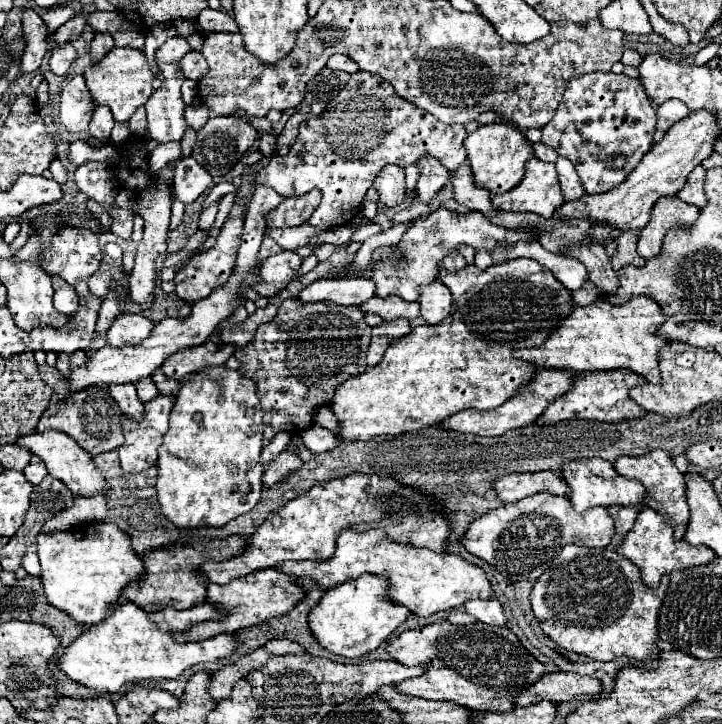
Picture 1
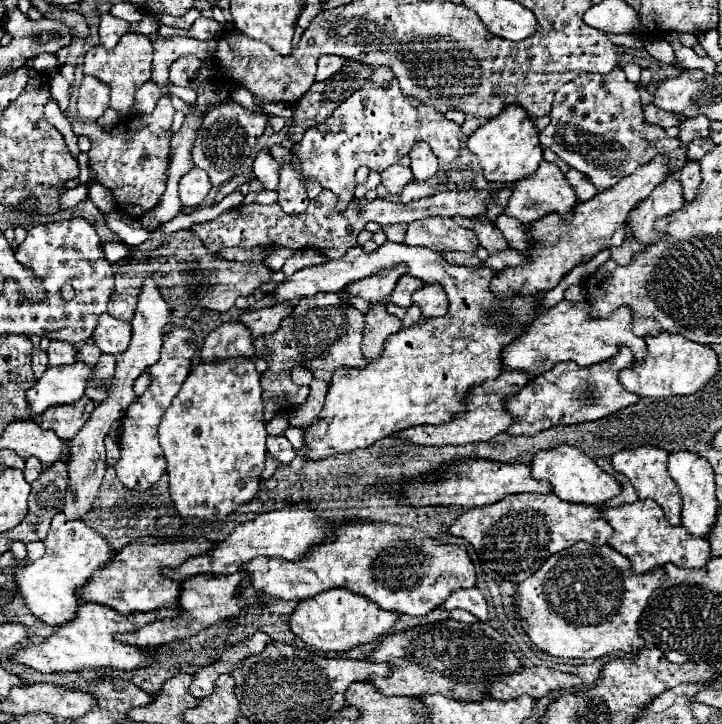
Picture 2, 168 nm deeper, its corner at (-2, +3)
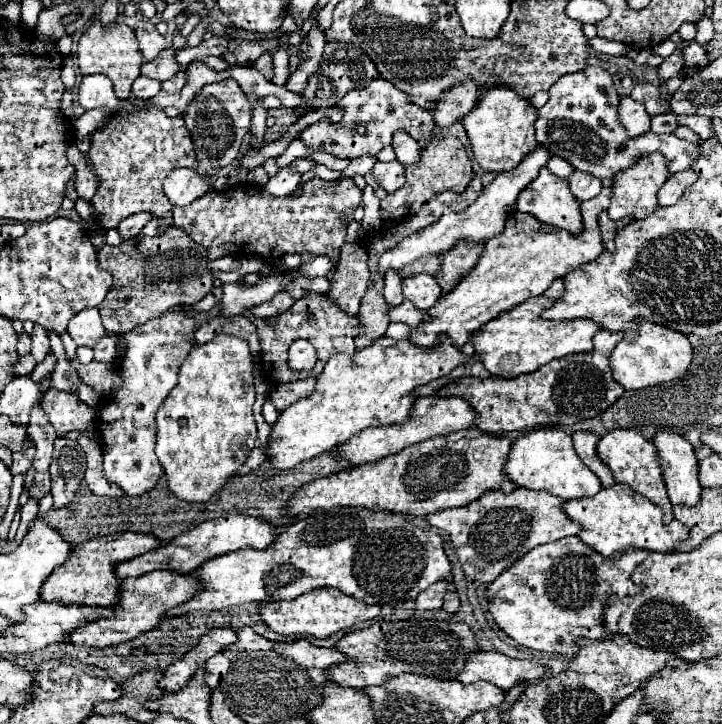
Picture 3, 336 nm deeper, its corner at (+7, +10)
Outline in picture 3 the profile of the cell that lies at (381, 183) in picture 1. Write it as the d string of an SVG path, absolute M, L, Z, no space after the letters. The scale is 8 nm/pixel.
M377 160L373 166L373 176L379 182L379 186L385 188L387 192L395 192L397 188L401 188L405 184L405 168L397 160L393 160L393 162Z

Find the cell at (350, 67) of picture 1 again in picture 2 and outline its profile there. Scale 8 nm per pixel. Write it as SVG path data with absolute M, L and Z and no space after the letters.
M322 55L318 59L318 73L316 73L316 81L326 81L330 79L338 69L342 69L344 59L336 57L336 55Z

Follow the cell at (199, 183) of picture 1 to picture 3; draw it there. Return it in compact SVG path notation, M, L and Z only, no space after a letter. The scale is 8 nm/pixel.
M175 168L163 182L163 192L173 206L187 206L209 190L209 180L201 178L195 170Z

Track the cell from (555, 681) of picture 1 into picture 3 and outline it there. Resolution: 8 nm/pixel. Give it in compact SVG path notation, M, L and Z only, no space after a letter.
M477 652L467 660L459 680L463 684L477 684L485 680L509 690L521 682L537 682L545 674L549 674L547 666L529 660L515 660L499 652Z

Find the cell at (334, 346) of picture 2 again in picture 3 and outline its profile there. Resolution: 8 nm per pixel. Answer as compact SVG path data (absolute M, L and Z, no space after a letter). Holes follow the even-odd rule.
M307 292L303 298L295 300L295 304L287 312L275 316L273 320L255 318L251 312L245 312L245 316L257 328L259 344L261 344L259 368L261 368L261 376L265 378L265 382L269 386L287 384L291 380L301 380L301 378L309 378L309 376L319 376L323 372L325 362L333 354L337 354L337 352L353 354L355 352L355 342L353 340L359 334L359 320L357 320L357 316L347 316L337 304L333 304L331 298L327 298L325 294L319 294L319 292ZM299 338L309 340L315 346L315 350L317 350L317 364L309 372L291 372L287 368L287 350L289 350L291 342L295 342Z

